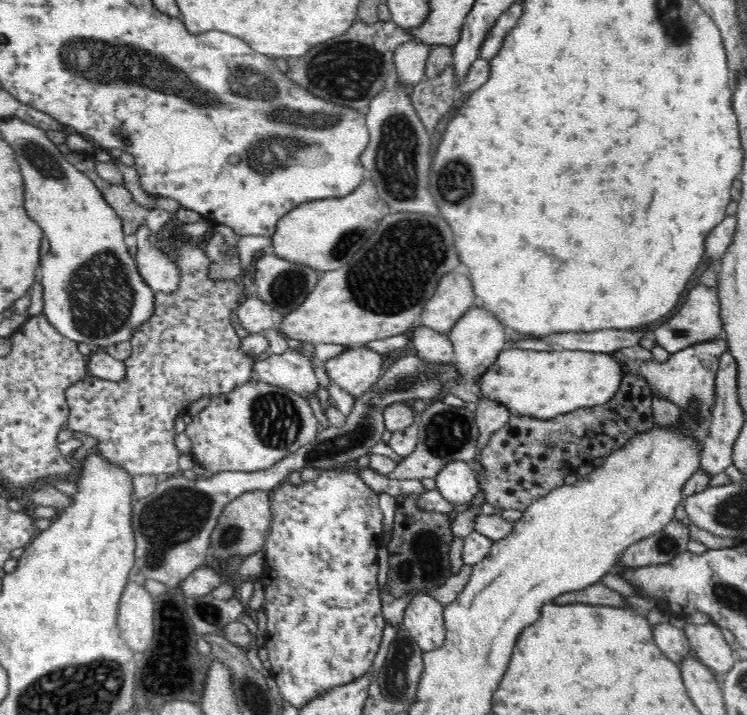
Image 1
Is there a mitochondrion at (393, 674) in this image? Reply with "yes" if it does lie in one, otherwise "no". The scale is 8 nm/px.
yes

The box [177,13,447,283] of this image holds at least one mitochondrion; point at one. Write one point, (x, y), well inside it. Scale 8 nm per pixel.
(348, 70)

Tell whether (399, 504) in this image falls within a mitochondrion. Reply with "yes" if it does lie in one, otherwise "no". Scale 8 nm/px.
no

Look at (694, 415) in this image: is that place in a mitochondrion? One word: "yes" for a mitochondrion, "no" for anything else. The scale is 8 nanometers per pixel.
no

